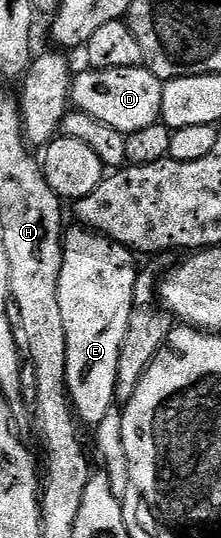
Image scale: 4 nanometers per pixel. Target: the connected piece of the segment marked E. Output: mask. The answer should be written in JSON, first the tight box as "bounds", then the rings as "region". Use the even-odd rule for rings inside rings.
{"bounds":[58,224,137,428],"region":[[[79,224],[64,235],[58,304],[66,327],[66,384],[75,417],[95,428],[117,405],[118,356],[134,304],[137,255],[122,244]]]}

